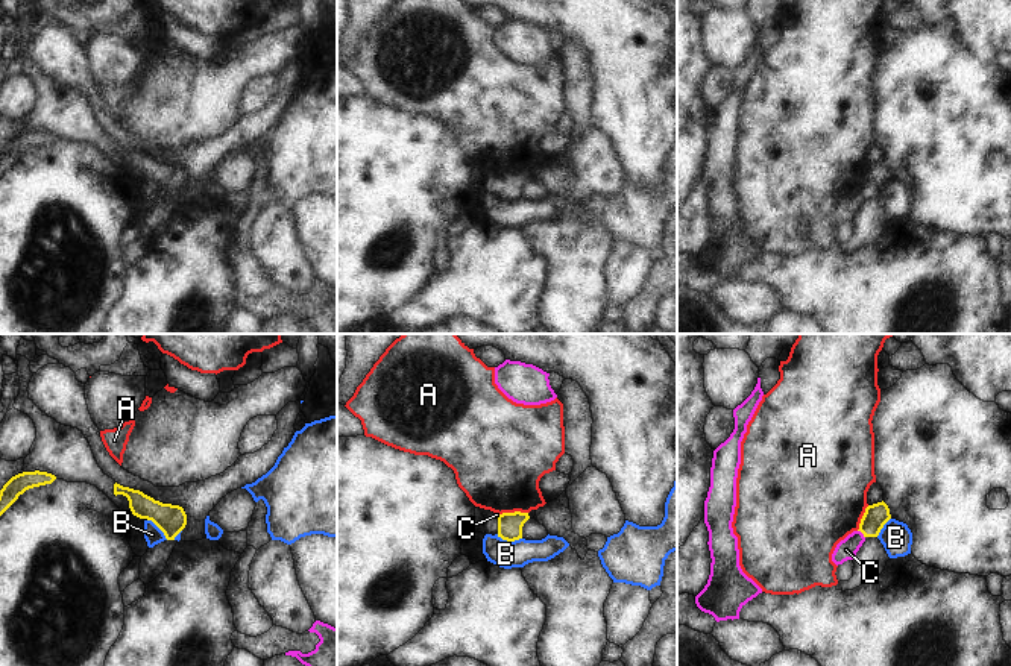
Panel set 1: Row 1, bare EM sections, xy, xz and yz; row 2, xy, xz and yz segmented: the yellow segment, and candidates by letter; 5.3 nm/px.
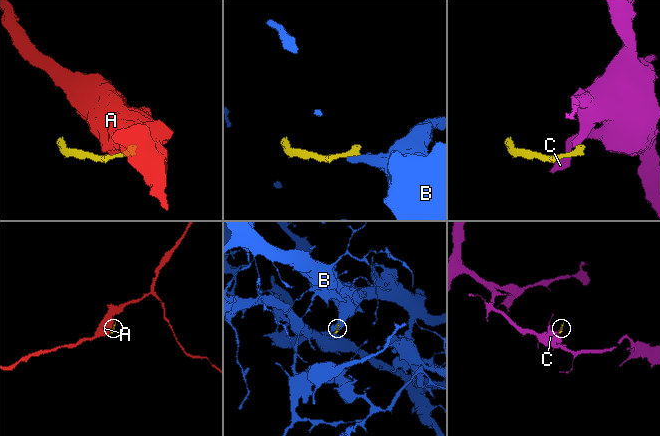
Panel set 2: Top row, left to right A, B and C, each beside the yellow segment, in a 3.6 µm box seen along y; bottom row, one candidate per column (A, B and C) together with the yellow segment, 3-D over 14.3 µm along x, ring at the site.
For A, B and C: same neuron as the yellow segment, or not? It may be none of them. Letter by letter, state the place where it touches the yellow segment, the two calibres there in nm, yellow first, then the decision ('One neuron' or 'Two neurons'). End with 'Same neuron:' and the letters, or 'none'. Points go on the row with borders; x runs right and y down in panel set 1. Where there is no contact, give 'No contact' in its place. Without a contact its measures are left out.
A: Touches yellow at xz (515, 512). Thickness 130 nm (yellow) against 440 nm. Two neurons
B: Touches yellow at xz (509, 540). Thickness 130 nm (yellow) against 140 nm. Two neurons
C: Touches yellow at yz (862, 533). Thickness 120 nm (yellow) against 110 nm. Two neurons
Same neuron: none

